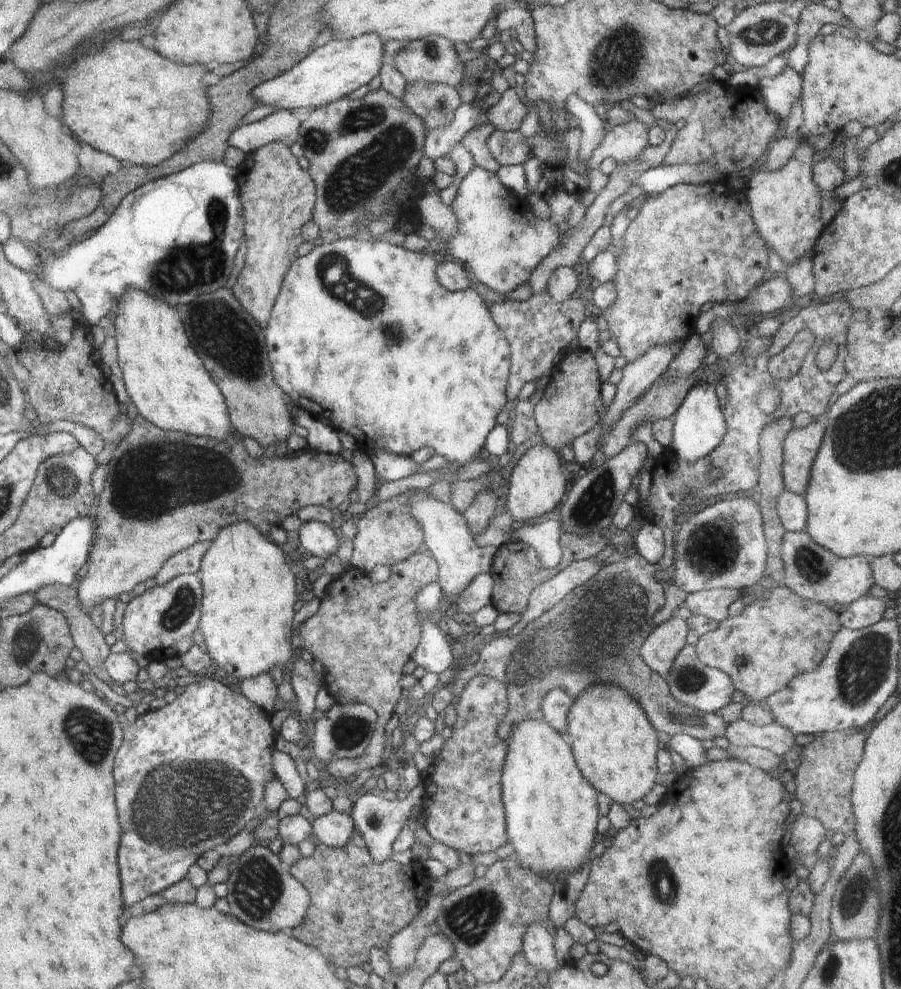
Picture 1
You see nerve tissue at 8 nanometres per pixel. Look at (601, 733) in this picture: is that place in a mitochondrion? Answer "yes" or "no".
no

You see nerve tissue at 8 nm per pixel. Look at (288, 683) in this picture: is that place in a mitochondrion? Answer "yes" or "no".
no

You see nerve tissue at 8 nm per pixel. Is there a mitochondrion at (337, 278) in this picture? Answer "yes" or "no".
yes

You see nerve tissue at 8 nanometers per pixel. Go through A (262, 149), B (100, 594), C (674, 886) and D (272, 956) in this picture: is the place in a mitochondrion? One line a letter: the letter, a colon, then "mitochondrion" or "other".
A: other
B: other
C: mitochondrion
D: other

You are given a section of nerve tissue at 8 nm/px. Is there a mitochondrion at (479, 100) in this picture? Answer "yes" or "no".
no

